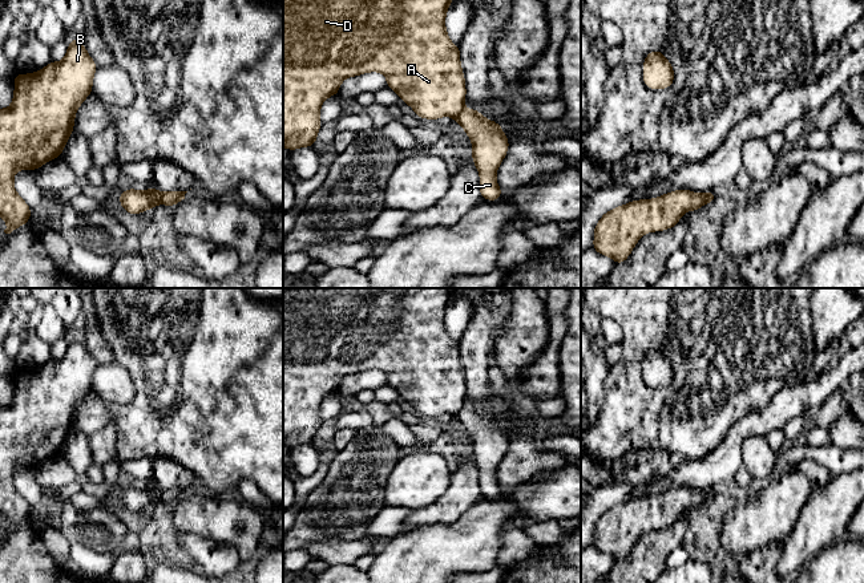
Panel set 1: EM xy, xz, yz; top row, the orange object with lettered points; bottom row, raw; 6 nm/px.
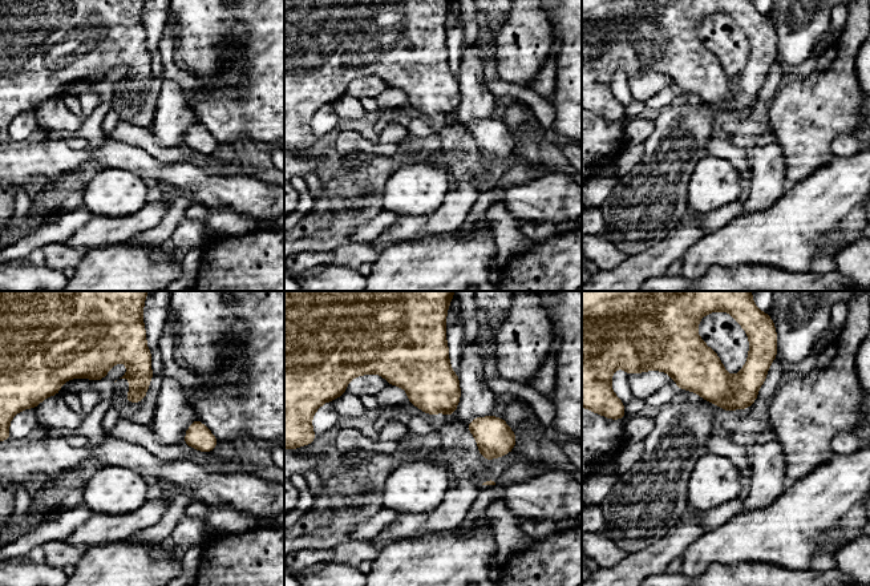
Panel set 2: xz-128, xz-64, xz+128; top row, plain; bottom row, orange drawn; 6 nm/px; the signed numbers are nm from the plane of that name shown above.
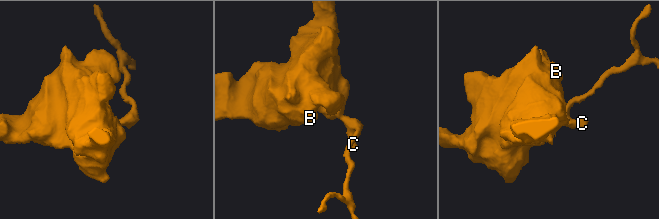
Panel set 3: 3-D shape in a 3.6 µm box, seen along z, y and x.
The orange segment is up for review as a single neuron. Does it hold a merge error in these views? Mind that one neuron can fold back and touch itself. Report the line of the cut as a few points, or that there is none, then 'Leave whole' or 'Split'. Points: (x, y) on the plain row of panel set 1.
Split along xy (160, 490), (161, 499). Split

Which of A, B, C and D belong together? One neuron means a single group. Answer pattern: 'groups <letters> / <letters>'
groups A B D / C

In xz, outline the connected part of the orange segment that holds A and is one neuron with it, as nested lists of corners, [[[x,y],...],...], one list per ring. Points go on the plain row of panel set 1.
[[[283,288],[283,445],[290,449],[316,441],[316,432],[322,424],[320,404],[330,393],[338,393],[344,376],[368,369],[380,369],[387,375],[387,385],[399,392],[419,416],[437,417],[449,413],[453,417],[463,409],[465,401],[465,377],[460,363],[460,347],[445,327],[445,311],[456,288]]]

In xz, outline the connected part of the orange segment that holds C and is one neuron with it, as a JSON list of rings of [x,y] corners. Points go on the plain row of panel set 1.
[[[465,406],[456,418],[463,424],[473,442],[472,457],[480,471],[480,491],[486,498],[497,498],[502,487],[496,470],[508,450],[509,438],[500,421],[486,417],[476,406]]]

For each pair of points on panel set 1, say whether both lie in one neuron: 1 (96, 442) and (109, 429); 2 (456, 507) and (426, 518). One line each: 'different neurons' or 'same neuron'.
1: same neuron
2: same neuron

